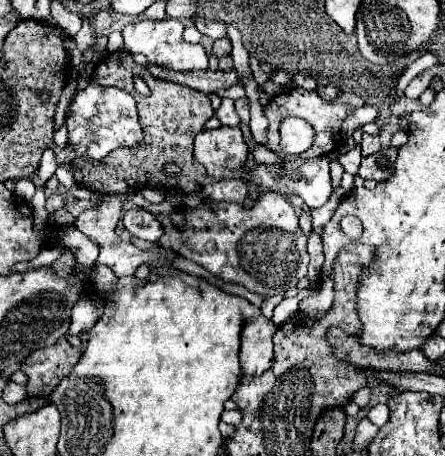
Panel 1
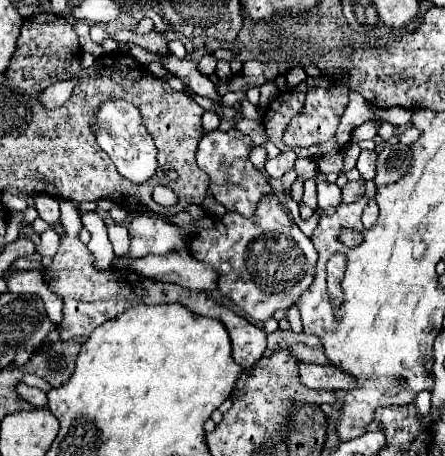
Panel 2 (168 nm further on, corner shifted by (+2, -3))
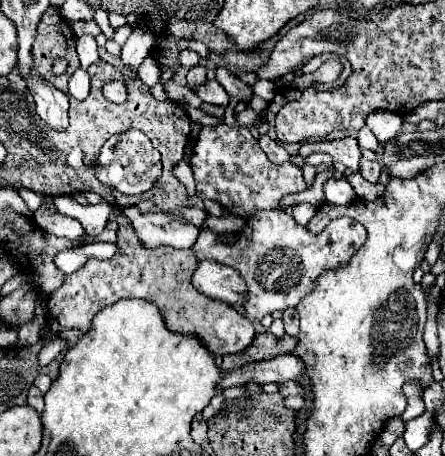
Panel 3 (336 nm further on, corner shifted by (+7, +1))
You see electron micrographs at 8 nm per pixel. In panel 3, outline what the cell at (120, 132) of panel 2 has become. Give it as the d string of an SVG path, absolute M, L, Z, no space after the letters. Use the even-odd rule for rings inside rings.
M124 131L120 135L112 135L108 139L96 159L96 177L104 183L110 185L126 195L138 195L148 189L152 189L162 173L162 163L160 163L160 153L152 147L150 139L142 131Z

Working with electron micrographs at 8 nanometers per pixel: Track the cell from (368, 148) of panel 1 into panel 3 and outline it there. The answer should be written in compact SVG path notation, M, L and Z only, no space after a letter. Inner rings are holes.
M360 159L360 175L370 181L370 183L376 183L378 181L378 175L380 175L382 167L378 161L368 161L368 159Z

